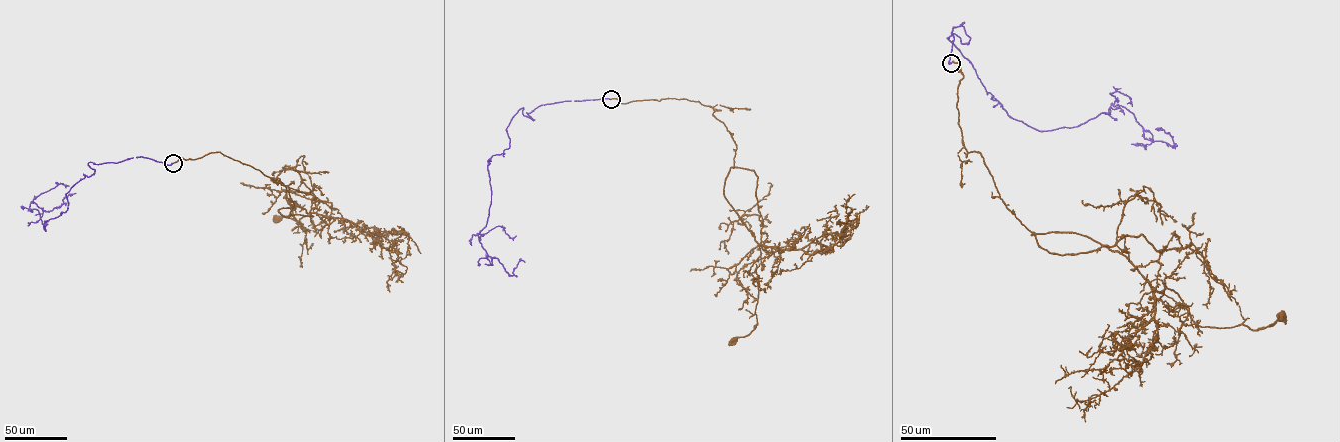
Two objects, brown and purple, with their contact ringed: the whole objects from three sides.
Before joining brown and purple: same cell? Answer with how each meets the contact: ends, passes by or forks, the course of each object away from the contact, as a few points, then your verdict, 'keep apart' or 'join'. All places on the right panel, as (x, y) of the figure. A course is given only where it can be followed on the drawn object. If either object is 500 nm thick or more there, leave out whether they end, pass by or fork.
brown ends there; purple ends there; brown runs (951, 63), (963, 77), (962, 144), (1032, 235), (1075, 232), (1122, 254), (1201, 327), (1258, 330), (1280, 316); purple runs (951, 63), (964, 22), (969, 42), (947, 39), (1016, 120), (1078, 126), (1112, 104), (1174, 145), (1162, 130); join

